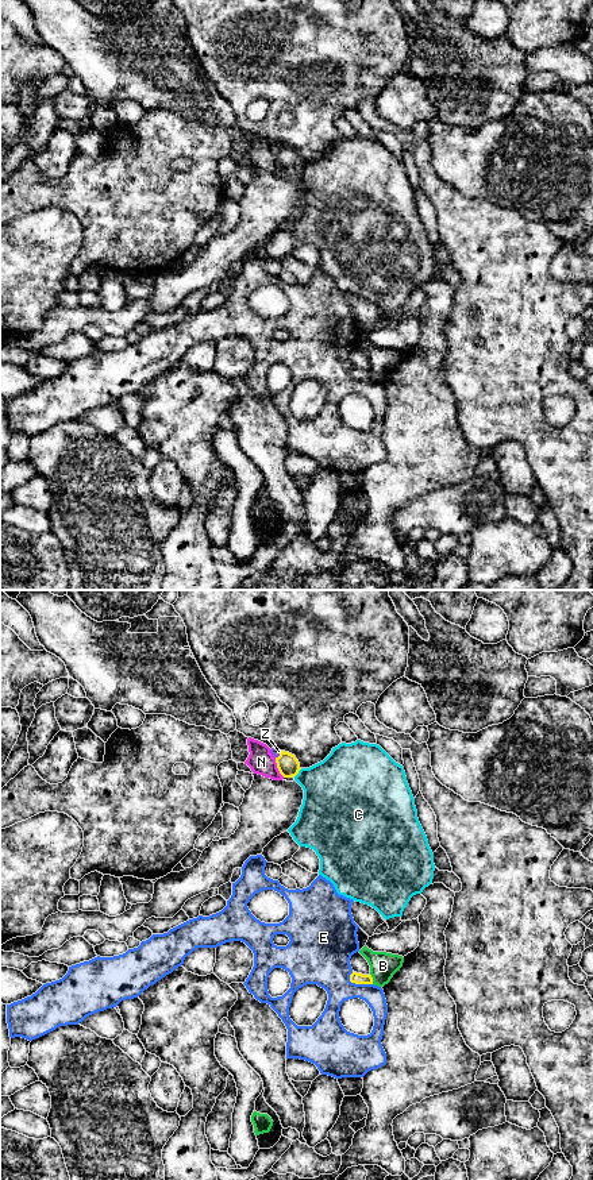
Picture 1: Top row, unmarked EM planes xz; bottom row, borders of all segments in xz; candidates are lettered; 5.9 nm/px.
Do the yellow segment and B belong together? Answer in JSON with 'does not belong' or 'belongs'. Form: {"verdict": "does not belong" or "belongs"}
{"verdict": "does not belong"}

